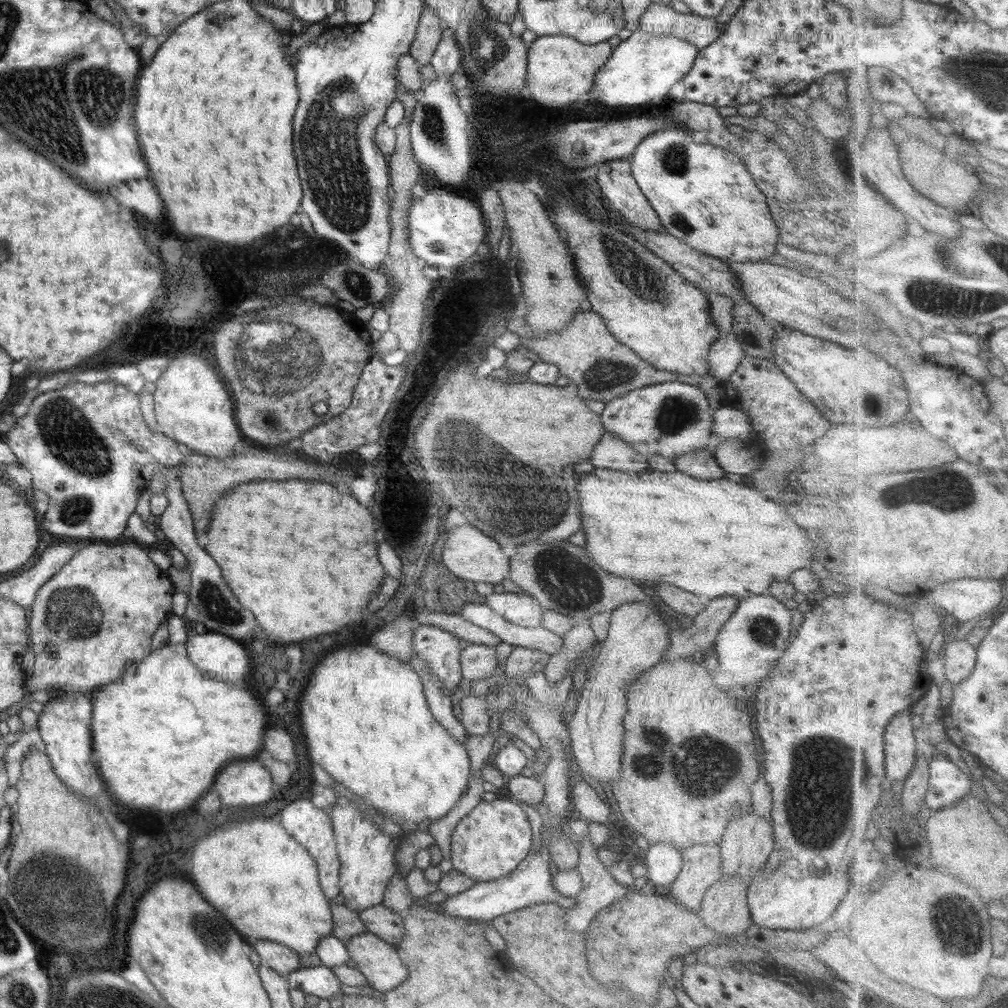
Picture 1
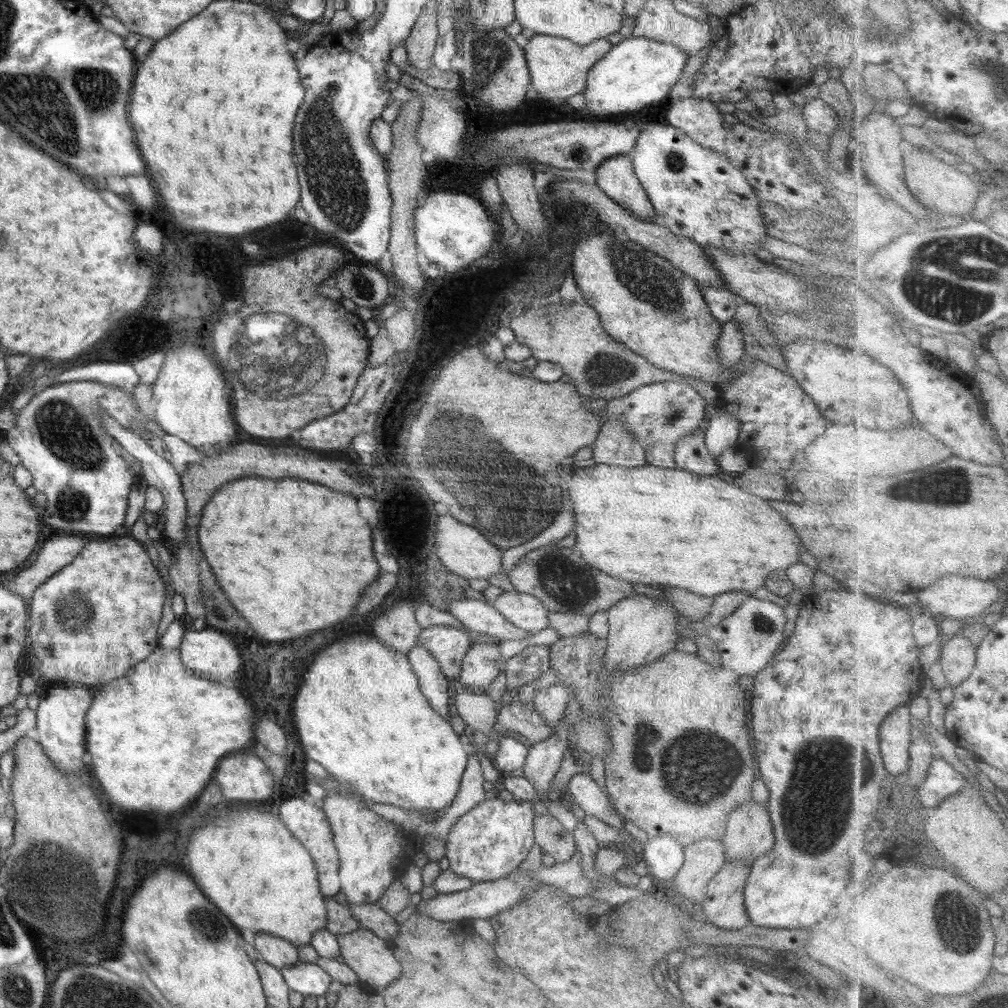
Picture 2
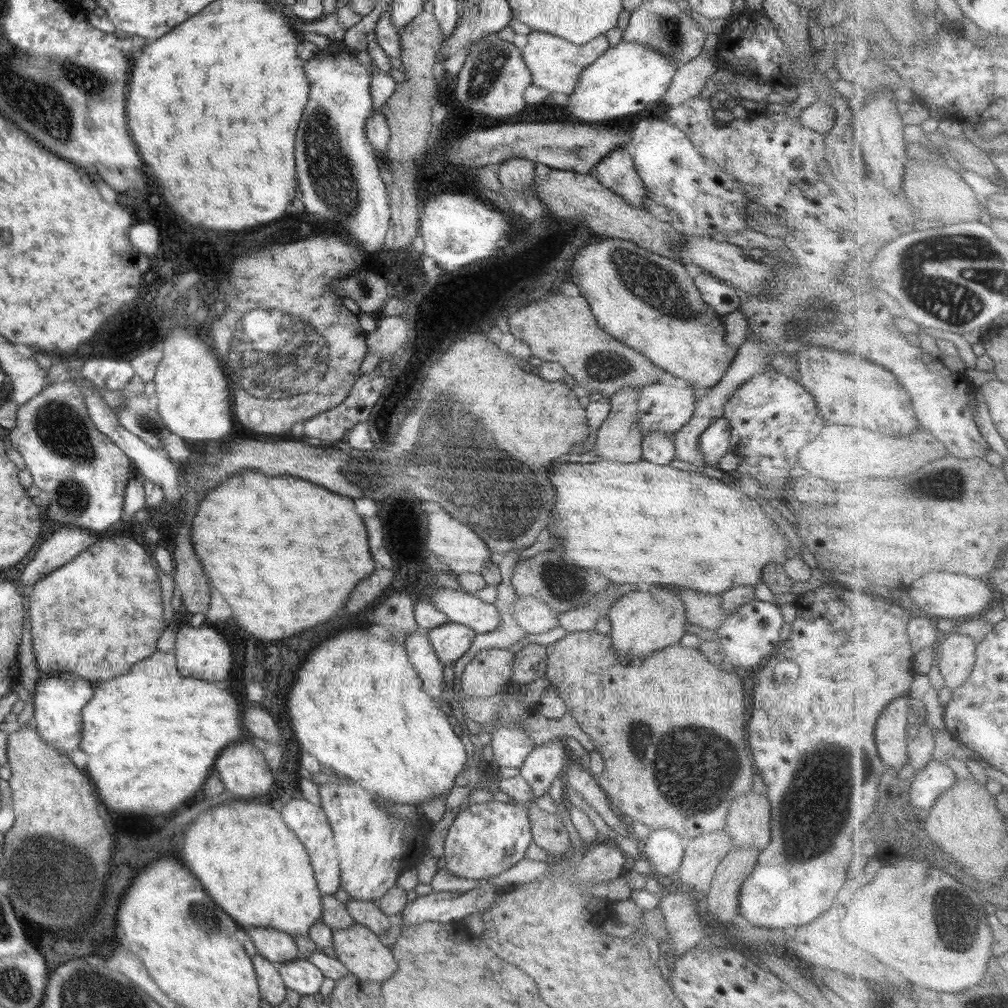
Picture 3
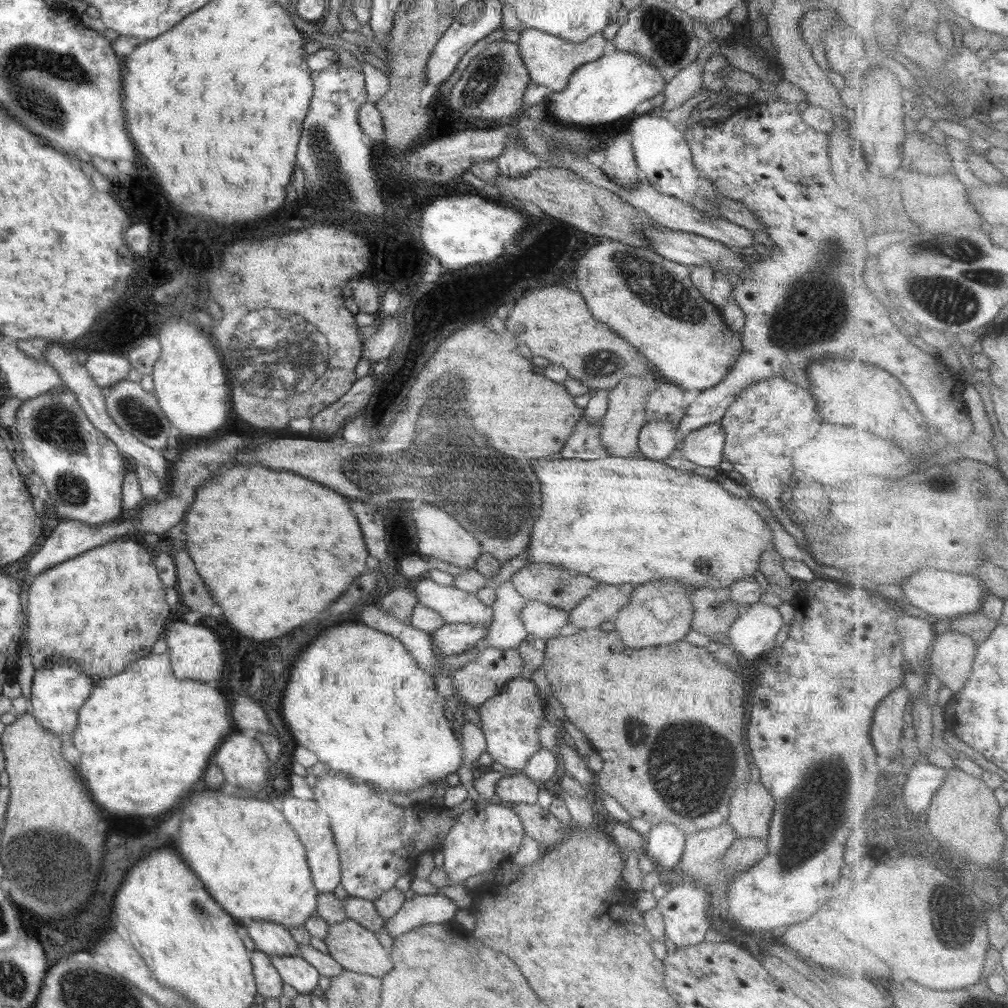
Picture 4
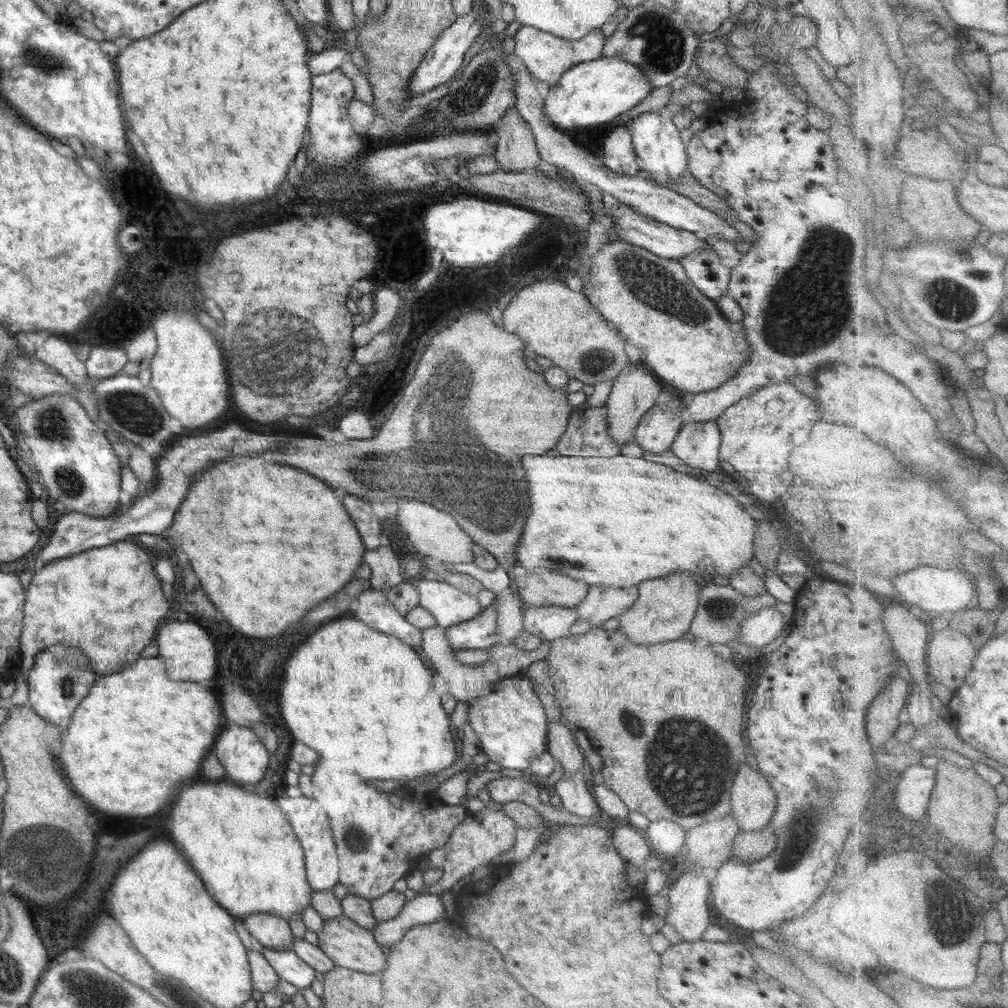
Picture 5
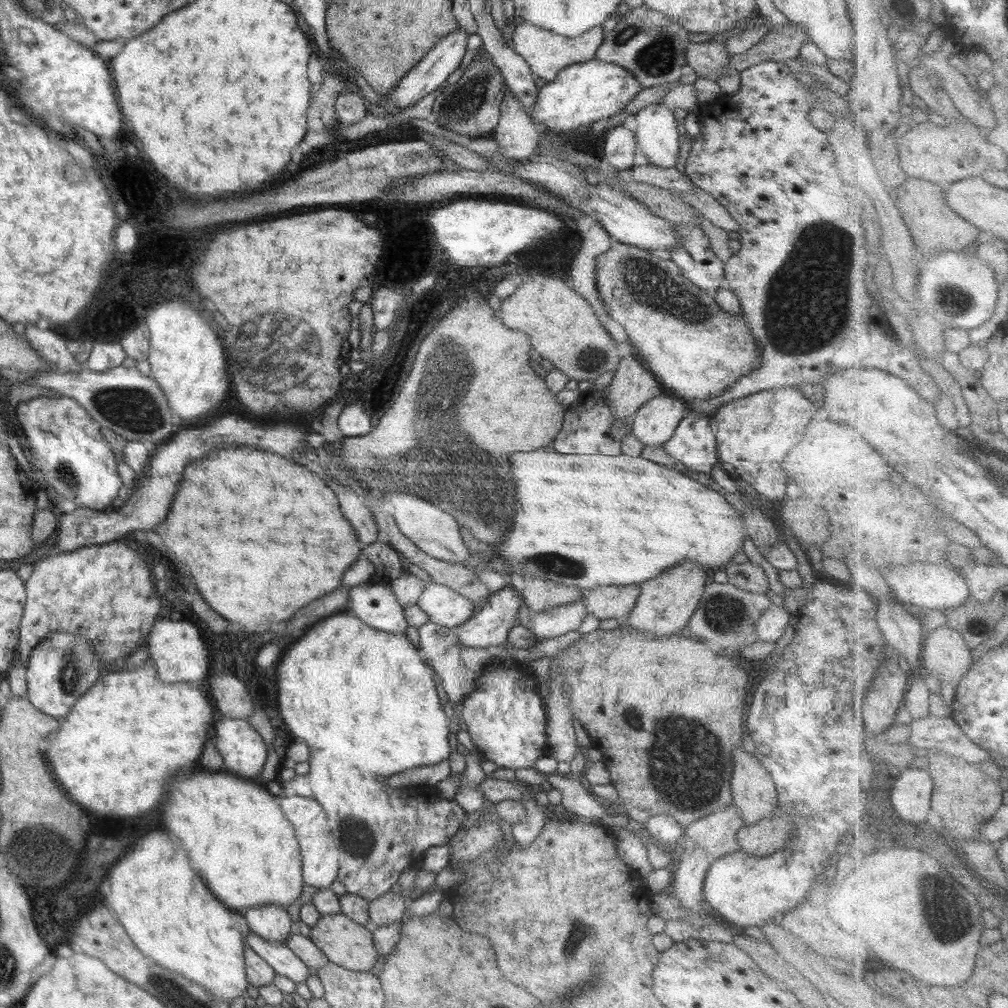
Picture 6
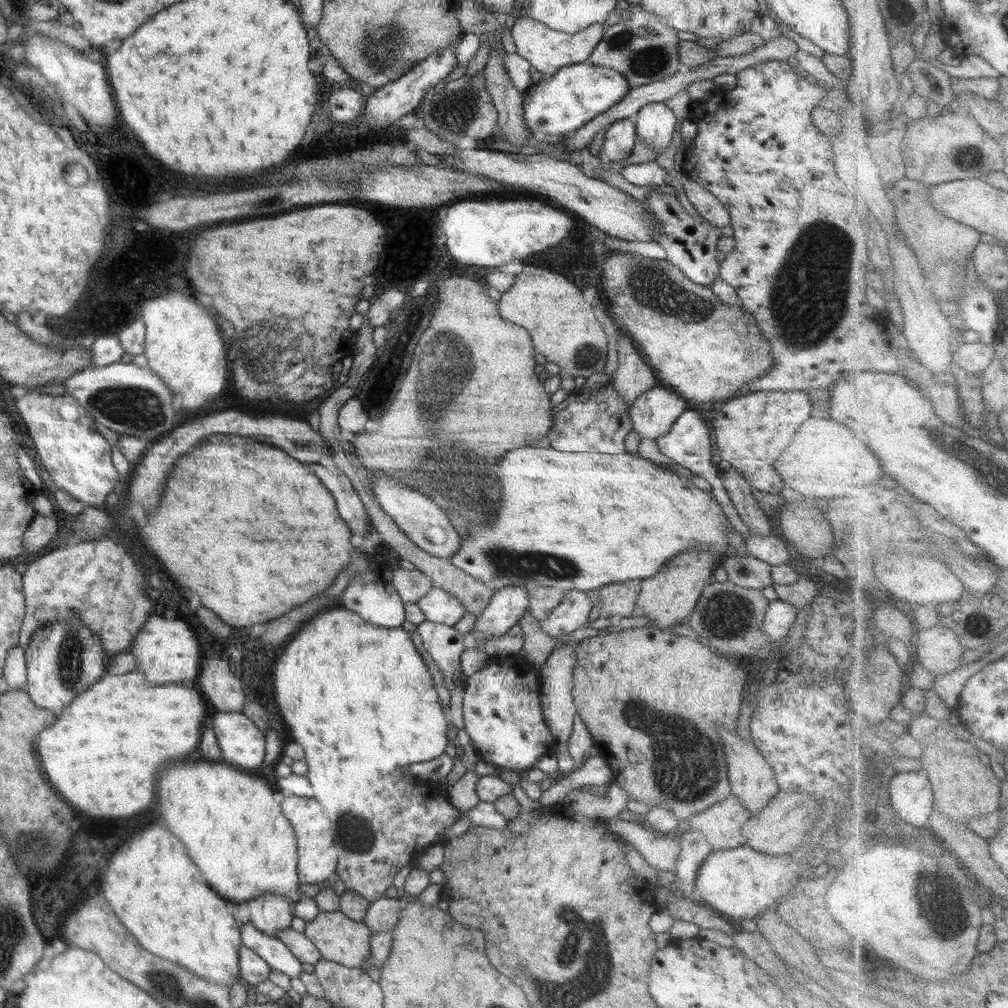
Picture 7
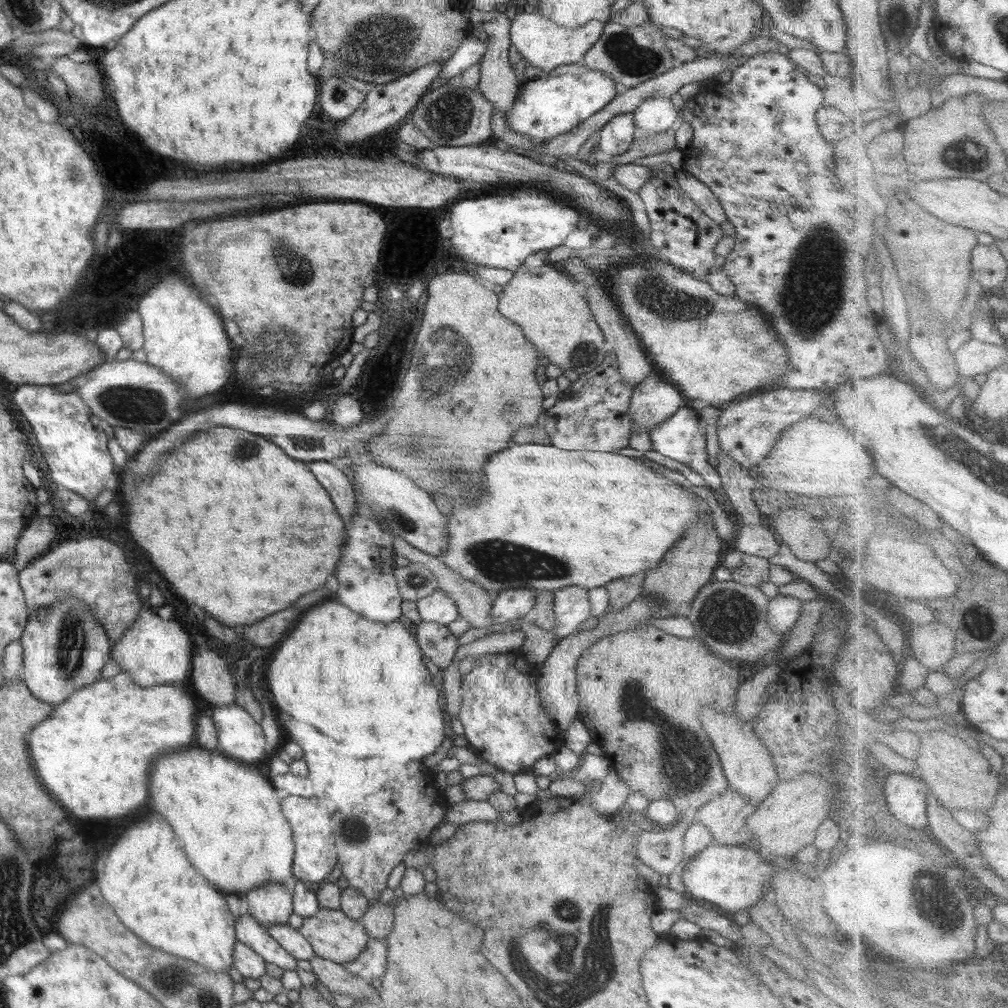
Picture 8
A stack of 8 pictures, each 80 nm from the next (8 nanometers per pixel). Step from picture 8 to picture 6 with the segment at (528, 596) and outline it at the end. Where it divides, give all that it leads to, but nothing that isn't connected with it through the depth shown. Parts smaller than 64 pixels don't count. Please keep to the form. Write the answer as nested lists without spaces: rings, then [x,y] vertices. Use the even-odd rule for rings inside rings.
[[[510,584],[491,593],[488,602],[474,617],[453,628],[463,646],[488,648],[504,644],[517,622],[523,597]]]

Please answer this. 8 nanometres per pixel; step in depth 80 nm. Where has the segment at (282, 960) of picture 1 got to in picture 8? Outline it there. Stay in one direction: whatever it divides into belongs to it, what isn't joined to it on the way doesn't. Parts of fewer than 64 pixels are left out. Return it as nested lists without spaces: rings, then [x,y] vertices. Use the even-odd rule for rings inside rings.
[[[264,883],[254,887],[244,896],[249,904],[249,913],[264,927],[273,924],[286,924],[293,913],[293,895],[282,883]]]

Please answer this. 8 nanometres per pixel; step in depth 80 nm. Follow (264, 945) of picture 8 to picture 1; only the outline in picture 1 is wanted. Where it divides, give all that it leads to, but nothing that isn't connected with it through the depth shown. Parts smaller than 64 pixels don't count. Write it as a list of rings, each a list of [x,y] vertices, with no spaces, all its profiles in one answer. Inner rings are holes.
[[[323,965],[316,968],[302,966],[285,977],[291,988],[298,988],[306,995],[312,994],[320,999],[330,999],[342,995],[340,979],[335,975],[335,972]]]

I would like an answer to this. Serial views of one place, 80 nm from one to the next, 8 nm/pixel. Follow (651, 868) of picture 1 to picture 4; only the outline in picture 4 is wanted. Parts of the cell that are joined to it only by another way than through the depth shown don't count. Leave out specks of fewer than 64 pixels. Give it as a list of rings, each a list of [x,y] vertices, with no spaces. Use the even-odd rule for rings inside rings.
[[[658,824],[644,836],[645,855],[650,857],[663,874],[679,870],[679,860],[685,849],[685,834],[674,824]]]

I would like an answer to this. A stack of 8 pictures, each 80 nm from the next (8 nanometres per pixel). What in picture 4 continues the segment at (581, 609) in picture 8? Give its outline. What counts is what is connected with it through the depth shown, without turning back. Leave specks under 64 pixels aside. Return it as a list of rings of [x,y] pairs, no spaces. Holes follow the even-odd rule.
[[[528,600],[520,611],[520,618],[528,633],[547,640],[560,634],[569,623],[569,611]]]

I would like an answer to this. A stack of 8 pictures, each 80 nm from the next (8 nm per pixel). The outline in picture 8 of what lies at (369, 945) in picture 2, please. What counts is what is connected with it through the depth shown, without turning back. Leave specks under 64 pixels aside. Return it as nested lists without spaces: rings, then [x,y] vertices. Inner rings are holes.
[[[322,907],[314,916],[303,918],[303,924],[297,930],[312,945],[315,956],[342,966],[356,961],[370,940],[368,931],[359,920],[346,916],[341,910]]]

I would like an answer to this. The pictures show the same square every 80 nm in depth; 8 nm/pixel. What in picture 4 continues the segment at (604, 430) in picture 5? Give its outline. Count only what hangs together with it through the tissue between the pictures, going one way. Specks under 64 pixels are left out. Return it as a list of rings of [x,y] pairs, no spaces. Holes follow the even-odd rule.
[[[582,416],[582,420],[574,427],[572,434],[567,438],[562,447],[562,458],[582,458],[582,460],[594,460],[594,458],[606,458],[609,454],[600,436],[601,423],[591,423]]]

